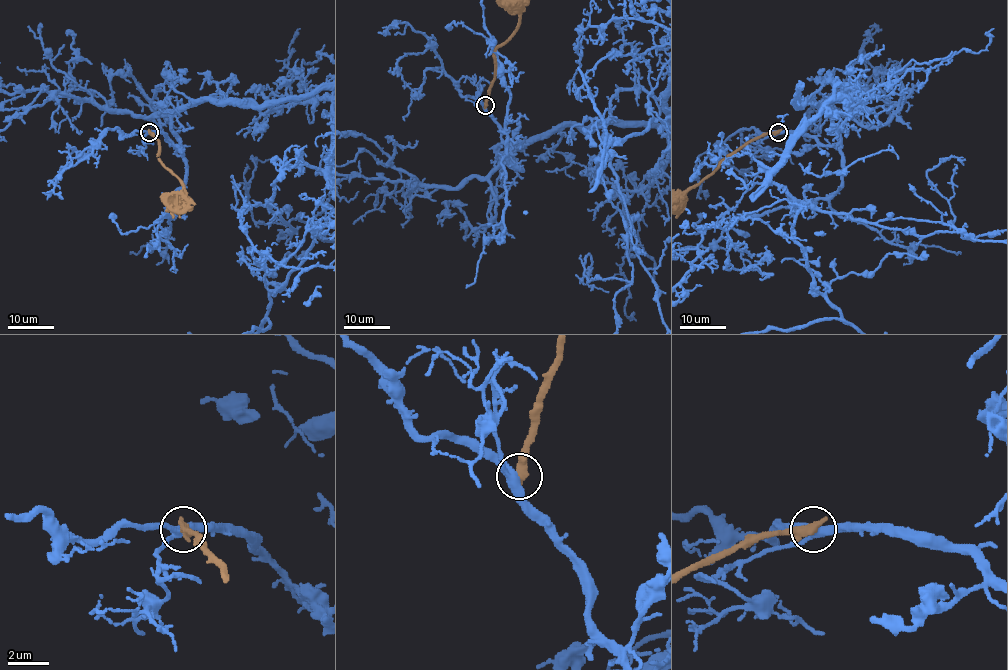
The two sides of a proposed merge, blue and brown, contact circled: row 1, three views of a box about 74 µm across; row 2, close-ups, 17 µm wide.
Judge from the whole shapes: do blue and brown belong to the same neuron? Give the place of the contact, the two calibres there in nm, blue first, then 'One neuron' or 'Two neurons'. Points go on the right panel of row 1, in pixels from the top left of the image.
Place: (778, 132). Thickness 360 nm (blue) against 500 nm. Two neurons

